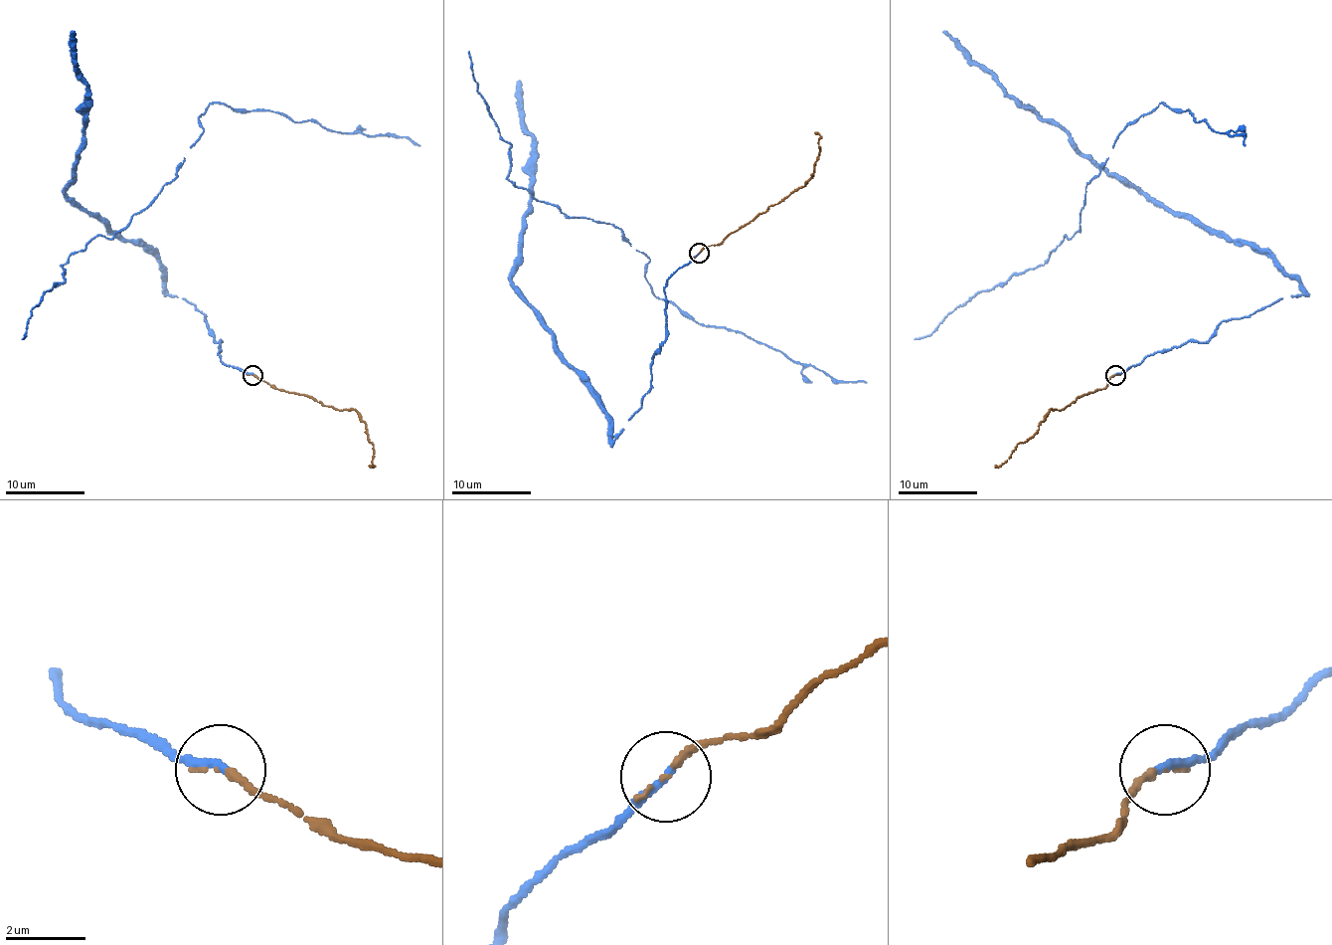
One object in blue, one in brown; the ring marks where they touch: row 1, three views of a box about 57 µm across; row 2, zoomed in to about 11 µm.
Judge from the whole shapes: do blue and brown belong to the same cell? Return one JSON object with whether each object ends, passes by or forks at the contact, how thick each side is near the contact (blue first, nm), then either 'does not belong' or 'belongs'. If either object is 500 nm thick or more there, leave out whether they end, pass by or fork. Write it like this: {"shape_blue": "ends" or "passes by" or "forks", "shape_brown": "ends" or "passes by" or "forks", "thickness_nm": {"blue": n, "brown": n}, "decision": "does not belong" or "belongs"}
{"shape_blue": "ends", "shape_brown": "ends", "thickness_nm": {"blue": 200, "brown": 190}, "decision": "belongs"}

